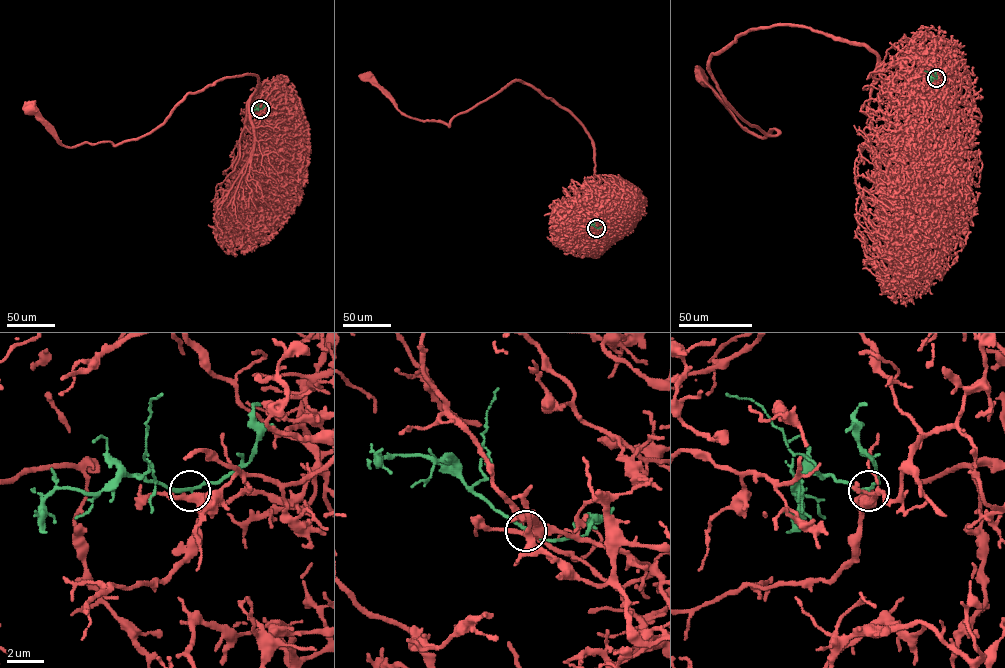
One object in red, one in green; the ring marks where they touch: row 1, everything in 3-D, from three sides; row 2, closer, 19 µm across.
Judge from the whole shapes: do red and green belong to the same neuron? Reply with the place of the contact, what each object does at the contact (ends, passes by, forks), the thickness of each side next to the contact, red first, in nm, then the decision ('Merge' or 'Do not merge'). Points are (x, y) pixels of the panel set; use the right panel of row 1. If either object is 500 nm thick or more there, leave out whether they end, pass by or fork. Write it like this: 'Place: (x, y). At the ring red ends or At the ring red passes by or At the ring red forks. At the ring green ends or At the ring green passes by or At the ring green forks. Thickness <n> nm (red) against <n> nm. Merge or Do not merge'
Place: (936, 78). At the ring red passes by. At the ring green passes by. Thickness 440 nm (red) against 160 nm. Do not merge

